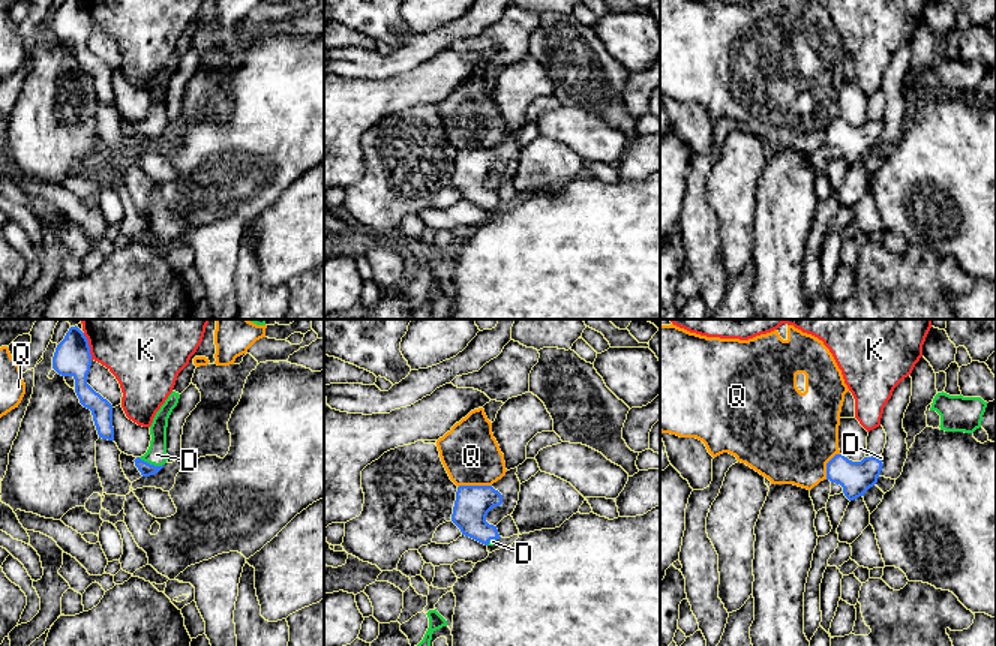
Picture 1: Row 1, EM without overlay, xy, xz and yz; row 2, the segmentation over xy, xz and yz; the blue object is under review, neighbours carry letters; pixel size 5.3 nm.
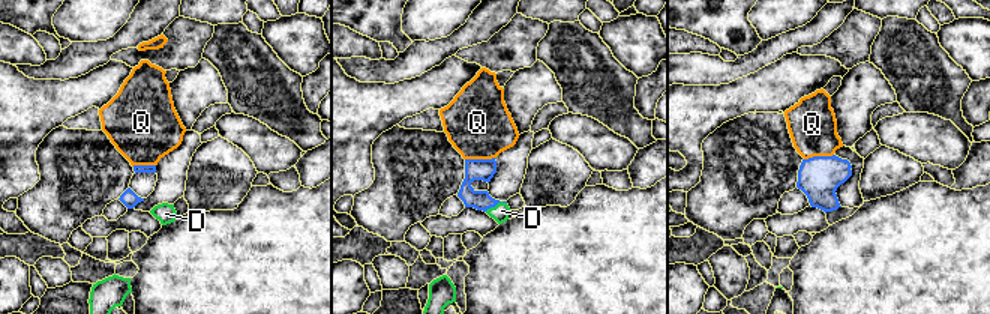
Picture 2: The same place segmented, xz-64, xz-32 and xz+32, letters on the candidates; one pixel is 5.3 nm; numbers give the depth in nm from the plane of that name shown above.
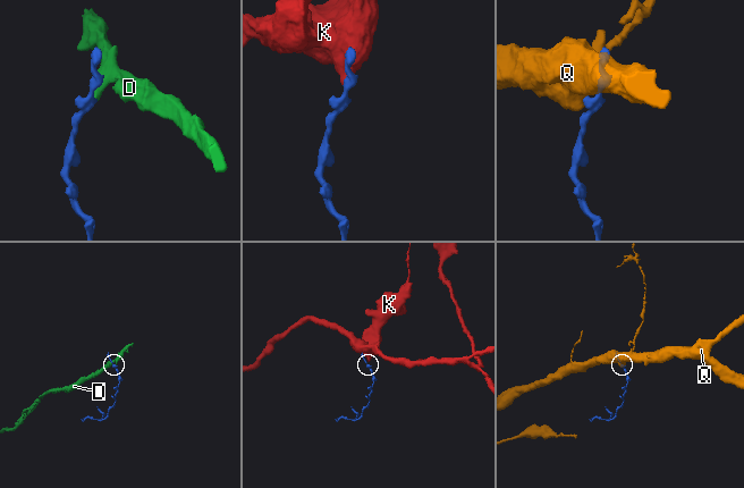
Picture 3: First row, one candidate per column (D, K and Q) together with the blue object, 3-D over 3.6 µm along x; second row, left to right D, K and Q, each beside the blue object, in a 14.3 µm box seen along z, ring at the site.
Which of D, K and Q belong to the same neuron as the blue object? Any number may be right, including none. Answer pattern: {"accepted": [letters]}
{"accepted": ["D"]}

